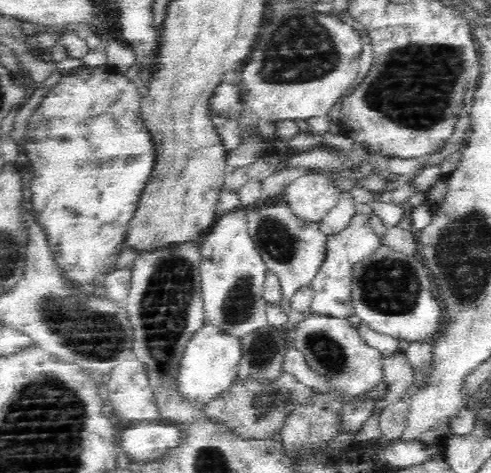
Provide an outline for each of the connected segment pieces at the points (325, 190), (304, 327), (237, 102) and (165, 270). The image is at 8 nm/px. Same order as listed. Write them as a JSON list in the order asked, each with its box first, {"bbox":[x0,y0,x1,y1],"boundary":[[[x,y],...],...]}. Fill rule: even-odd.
[{"bbox":[284,171,342,221],"boundary":[[[315,171],[296,178],[286,186],[284,198],[292,211],[308,221],[319,220],[337,205],[342,190],[330,175]]]},{"bbox":[293,310,383,401],"boundary":[[[312,310],[305,315],[306,319],[300,320],[293,328],[294,348],[304,356],[312,370],[328,377],[336,385],[334,392],[350,396],[351,401],[353,398],[363,398],[382,381],[383,357],[364,342],[348,317],[333,317]]]},{"bbox":[209,81,247,119],"boundary":[[[222,81],[209,98],[210,114],[235,119],[246,114],[243,112],[247,109],[242,101],[242,93],[239,84],[227,84]]]},{"bbox":[123,239,206,428],"boundary":[[[186,239],[181,243],[172,243],[171,245],[160,245],[155,249],[146,249],[135,258],[132,269],[132,284],[128,296],[123,302],[133,334],[131,354],[145,368],[147,382],[149,382],[151,392],[153,392],[153,406],[157,408],[156,422],[171,424],[171,426],[177,426],[178,428],[183,428],[198,419],[206,417],[202,403],[190,401],[180,391],[177,380],[180,362],[184,356],[187,342],[206,323],[202,298],[201,260],[200,243],[194,239]]]}]

